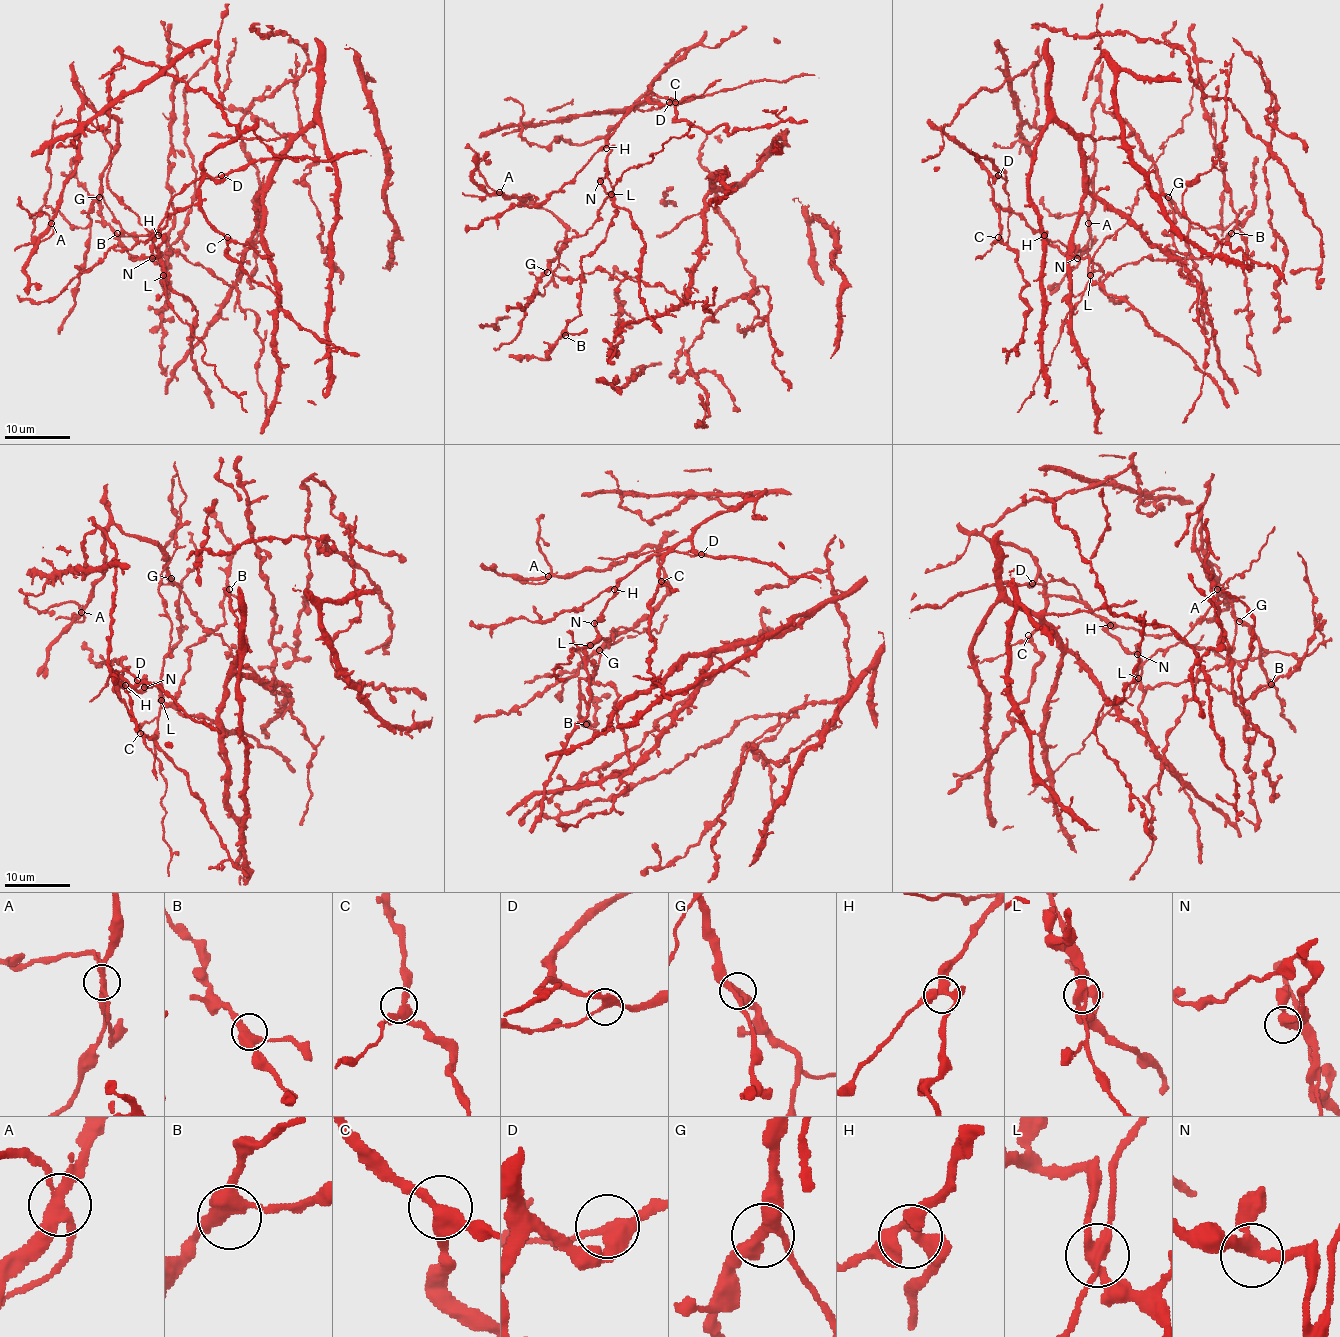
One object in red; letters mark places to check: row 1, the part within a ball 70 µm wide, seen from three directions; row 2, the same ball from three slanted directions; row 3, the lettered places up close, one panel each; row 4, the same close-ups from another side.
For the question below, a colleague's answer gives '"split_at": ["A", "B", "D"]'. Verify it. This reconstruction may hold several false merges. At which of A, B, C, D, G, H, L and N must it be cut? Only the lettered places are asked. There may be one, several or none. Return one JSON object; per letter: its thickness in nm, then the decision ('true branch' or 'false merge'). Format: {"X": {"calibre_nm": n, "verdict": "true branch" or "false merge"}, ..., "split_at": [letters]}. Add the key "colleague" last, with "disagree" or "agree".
{"A": {"calibre_nm": 320, "verdict": "false merge"}, "B": {"calibre_nm": 400, "verdict": "true branch"}, "C": {"calibre_nm": 360, "verdict": "true branch"}, "D": {"calibre_nm": 340, "verdict": "false merge"}, "G": {"calibre_nm": 320, "verdict": "true branch"}, "H": {"calibre_nm": 360, "verdict": "true branch"}, "L": {"calibre_nm": 340, "verdict": "false merge"}, "N": {"calibre_nm": 300, "verdict": "true branch"}, "split_at": ["A", "D", "L"], "colleague": "disagree"}

